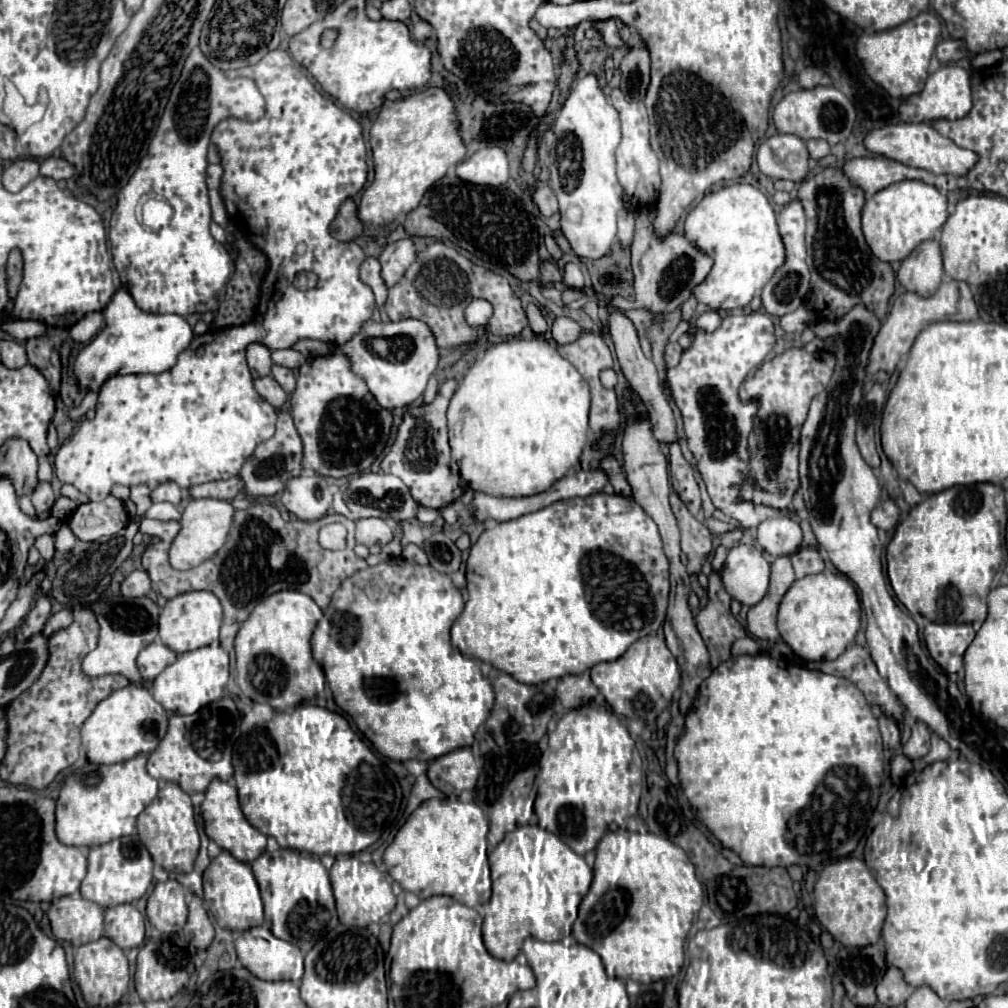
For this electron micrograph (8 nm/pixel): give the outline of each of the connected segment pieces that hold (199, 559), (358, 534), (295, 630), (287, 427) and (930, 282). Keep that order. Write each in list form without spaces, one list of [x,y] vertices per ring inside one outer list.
[[[191,499],[183,511],[181,517],[181,531],[173,539],[169,547],[169,563],[175,569],[191,569],[203,563],[205,559],[213,557],[217,549],[225,543],[225,537],[231,529],[235,509],[231,507],[229,501],[219,501],[219,499]]]
[[[369,517],[369,519],[359,519],[355,523],[355,541],[361,545],[385,545],[393,539],[391,527],[385,523],[385,519]]]
[[[291,589],[269,595],[251,611],[235,637],[237,685],[251,701],[287,711],[325,688],[325,674],[311,652],[311,633],[321,617],[309,595]]]
[[[283,409],[283,411],[279,411],[275,435],[269,441],[261,443],[255,449],[255,453],[247,459],[243,469],[239,471],[239,477],[245,483],[243,493],[247,497],[273,497],[275,493],[279,493],[285,487],[287,479],[297,477],[301,473],[301,455],[303,455],[303,447],[301,447],[297,429],[293,425],[291,413],[287,409]]]
[[[923,241],[907,259],[903,259],[897,279],[907,291],[919,293],[923,297],[933,295],[943,279],[939,241]]]

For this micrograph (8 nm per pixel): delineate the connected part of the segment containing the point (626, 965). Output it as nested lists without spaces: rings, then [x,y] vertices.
[[[613,831],[607,833],[597,845],[595,877],[589,893],[579,905],[579,917],[573,923],[573,937],[599,953],[607,973],[621,981],[633,979],[637,983],[653,983],[679,973],[683,965],[683,943],[691,929],[693,917],[703,905],[704,892],[701,881],[695,875],[695,867],[687,853],[655,833],[631,833]]]

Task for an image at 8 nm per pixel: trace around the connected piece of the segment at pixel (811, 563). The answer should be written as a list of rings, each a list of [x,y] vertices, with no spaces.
[[[801,547],[799,551],[795,551],[791,555],[791,563],[795,569],[795,575],[801,579],[803,575],[811,575],[811,573],[819,573],[825,569],[825,561],[821,557],[821,553],[817,553],[819,549],[813,547]]]

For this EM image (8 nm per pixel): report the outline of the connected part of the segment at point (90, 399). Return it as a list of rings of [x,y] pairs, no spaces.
[[[87,393],[87,397],[83,399],[83,403],[81,403],[81,407],[79,407],[79,411],[75,411],[71,417],[73,419],[79,419],[79,417],[83,417],[85,413],[87,413],[87,409],[93,409],[96,407],[98,395],[95,393]]]

